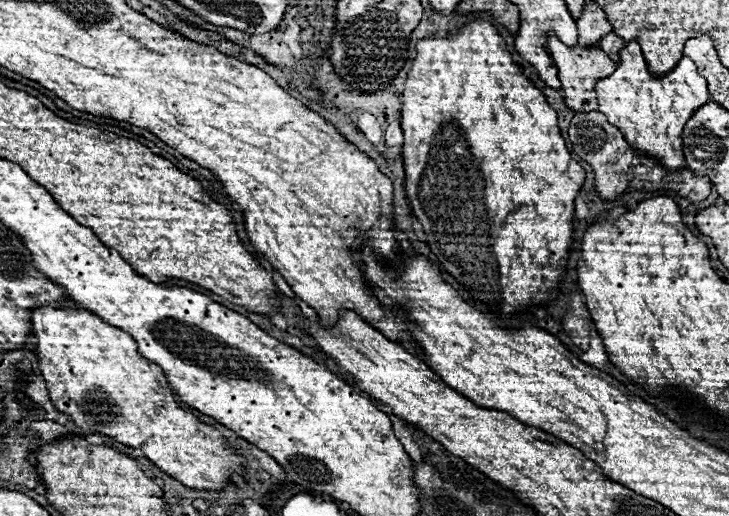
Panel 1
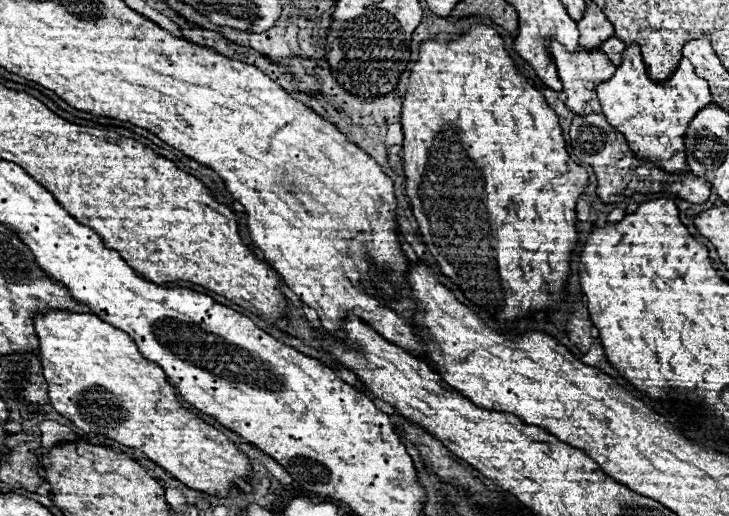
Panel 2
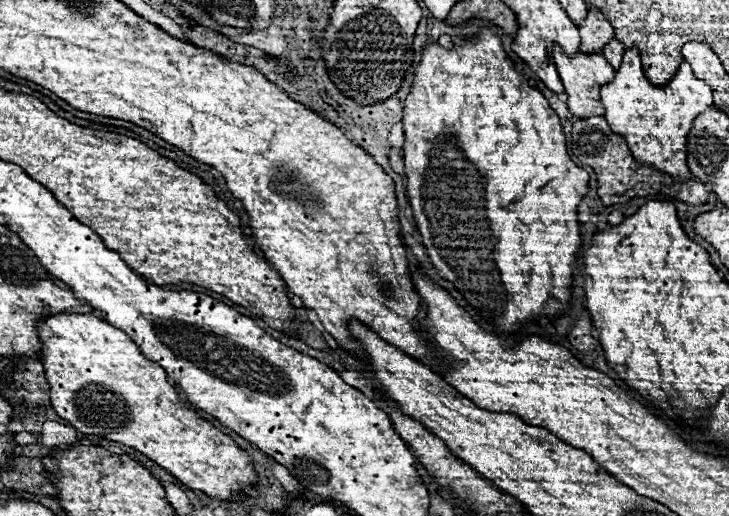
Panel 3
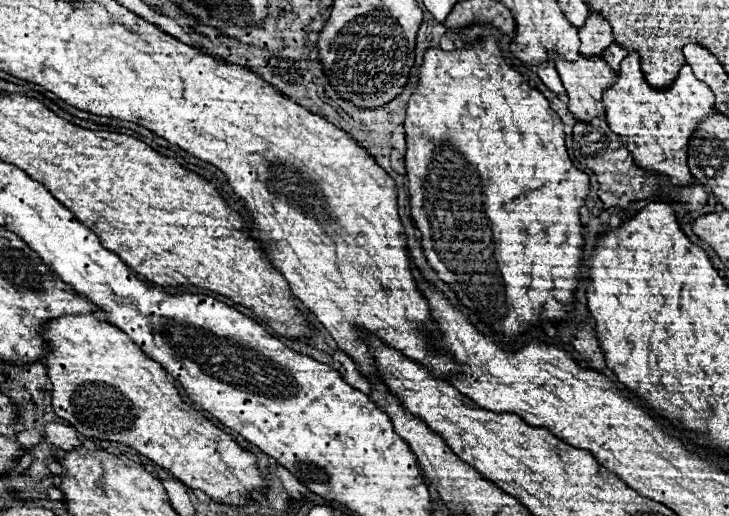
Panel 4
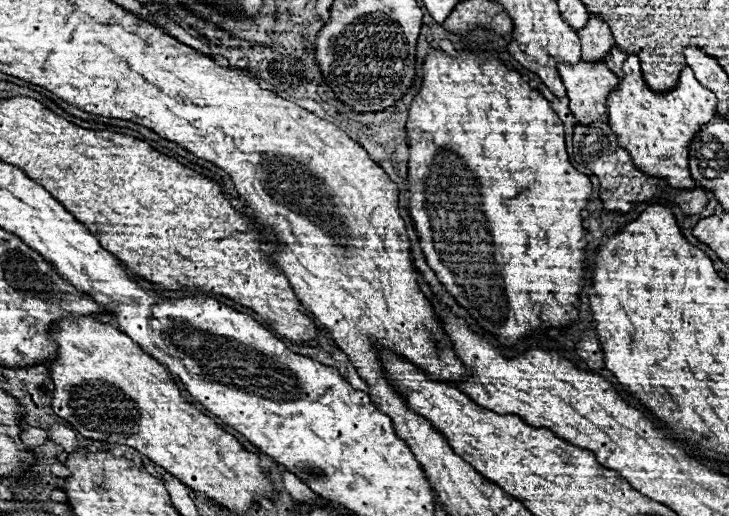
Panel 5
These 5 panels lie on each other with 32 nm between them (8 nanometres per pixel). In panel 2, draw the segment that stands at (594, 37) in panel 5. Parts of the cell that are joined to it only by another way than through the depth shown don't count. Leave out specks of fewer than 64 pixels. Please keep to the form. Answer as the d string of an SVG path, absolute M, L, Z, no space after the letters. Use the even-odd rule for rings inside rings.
M592 2L586 4L586 12L578 22L580 30L580 46L582 48L600 48L602 42L614 34L612 24L606 20L604 12Z

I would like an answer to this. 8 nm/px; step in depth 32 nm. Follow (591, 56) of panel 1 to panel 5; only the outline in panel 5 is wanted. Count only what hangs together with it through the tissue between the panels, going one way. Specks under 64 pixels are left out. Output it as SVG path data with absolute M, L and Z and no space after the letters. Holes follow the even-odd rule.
M580 60L578 64L570 66L570 64L558 64L558 72L562 76L562 82L566 86L568 98L570 98L570 110L576 116L576 120L580 124L592 124L594 120L604 120L606 118L606 96L616 90L618 78L616 74L602 62L584 62Z

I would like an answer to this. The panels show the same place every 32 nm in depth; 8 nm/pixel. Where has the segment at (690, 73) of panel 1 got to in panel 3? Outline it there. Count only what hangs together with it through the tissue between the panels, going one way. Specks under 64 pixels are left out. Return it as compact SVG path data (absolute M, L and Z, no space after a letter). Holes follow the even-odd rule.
M630 48L624 52L614 80L600 86L600 102L608 124L614 132L624 136L638 162L658 168L678 180L690 178L690 170L686 166L686 136L694 118L710 108L712 90L706 82L694 76L686 60L680 64L678 72L668 84L654 86L644 76L638 48Z

